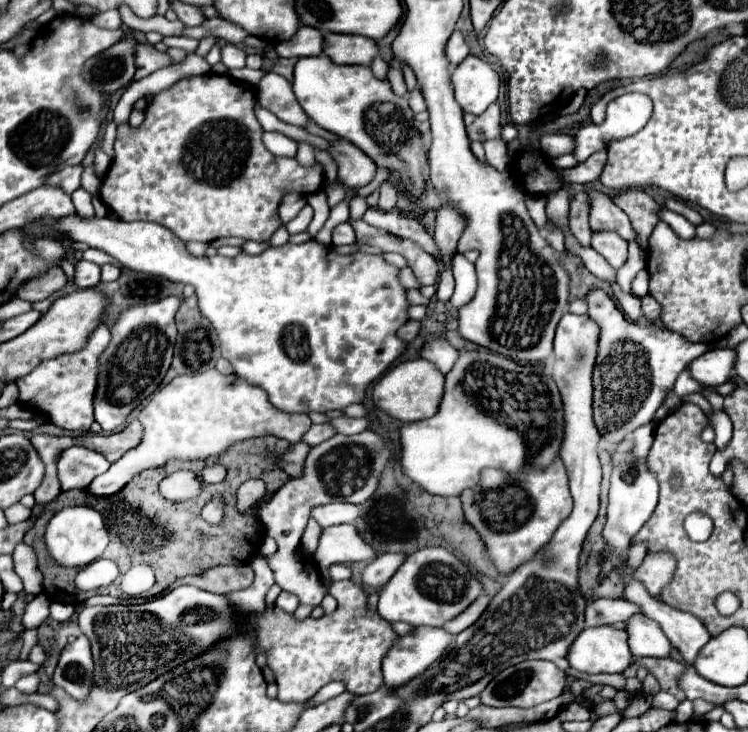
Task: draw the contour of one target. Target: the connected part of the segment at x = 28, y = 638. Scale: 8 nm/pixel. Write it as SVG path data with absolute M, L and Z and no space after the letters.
M37 629L25 630L23 635L23 647L20 653L20 659L22 661L28 659L29 652L37 644Z

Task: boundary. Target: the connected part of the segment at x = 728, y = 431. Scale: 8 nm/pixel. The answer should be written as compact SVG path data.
M714 409L710 413L710 425L714 427L714 433L716 433L714 445L724 447L724 443L728 443L732 437L732 421L728 419L728 415L722 409Z

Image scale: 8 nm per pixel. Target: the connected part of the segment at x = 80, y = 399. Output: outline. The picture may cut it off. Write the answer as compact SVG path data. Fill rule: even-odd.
M100 323L88 337L88 343L84 349L72 353L72 355L58 355L56 359L46 359L36 369L32 369L28 375L16 379L18 385L18 399L24 401L30 409L44 415L48 423L68 429L68 431L90 431L90 425L94 423L92 415L92 395L96 391L96 369L98 369L98 357L110 343L110 331L106 323Z

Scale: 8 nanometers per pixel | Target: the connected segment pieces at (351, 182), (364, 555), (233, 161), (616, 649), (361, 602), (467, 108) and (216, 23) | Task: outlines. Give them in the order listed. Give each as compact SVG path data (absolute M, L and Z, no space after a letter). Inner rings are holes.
M344 139L330 141L328 153L338 165L338 179L346 189L356 189L372 181L376 175L376 165L374 161L364 155L356 145Z
M348 523L332 525L322 529L318 549L314 553L314 563L320 573L328 577L328 567L334 563L354 563L354 561L370 561L374 559L374 549L364 543L364 539L356 533L356 529Z
M214 73L200 75L200 77L190 77L190 79L180 79L170 89L152 97L152 101L148 103L148 107L144 111L144 121L138 129L132 129L128 123L120 123L118 131L116 131L116 141L114 141L114 159L112 159L112 165L110 165L108 173L102 177L102 187L100 187L100 199L102 199L102 193L104 193L104 205L124 221L160 223L160 225L168 227L172 233L176 233L182 241L210 243L218 237L244 237L248 241L270 241L272 233L282 225L278 208L284 195L288 195L288 193L312 195L312 193L320 191L322 185L324 185L324 167L320 163L314 163L312 167L304 167L294 157L272 155L262 143L264 129L262 129L262 125L258 123L258 119L254 117L254 111L252 111L254 101L256 101L254 91L240 81L236 81L236 83L234 81L236 79L232 79L232 77L214 75Z
M612 625L586 627L568 651L572 669L588 675L622 673L632 663L626 631Z
M334 581L330 587L332 597L338 601L338 609L332 615L324 615L320 619L304 619L294 621L290 613L284 613L282 609L266 609L260 617L260 631L258 631L258 643L256 653L270 651L268 665L276 673L276 685L278 685L278 699L284 703L304 703L312 695L318 693L320 687L324 687L330 681L342 681L346 685L346 691L352 691L354 695L366 695L376 691L382 685L380 679L380 661L384 653L390 649L390 645L396 641L396 633L392 631L390 623L384 621L378 613L368 611L366 607L366 593L360 585L352 581Z
M468 55L452 73L452 85L458 105L464 113L480 115L496 101L500 79L496 71L480 57Z
M206 19L202 25L196 25L196 27L186 27L182 31L184 37L192 37L192 39L204 39L204 37L216 37L216 39L222 39L222 43L240 43L244 37L248 37L248 33L240 27L234 27L232 23L228 21L222 21L222 19Z

